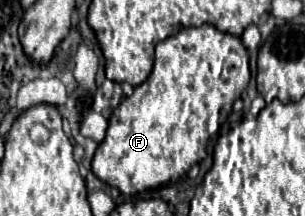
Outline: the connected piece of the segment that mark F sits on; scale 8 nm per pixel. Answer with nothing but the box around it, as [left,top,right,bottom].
[91,25,249,195]

